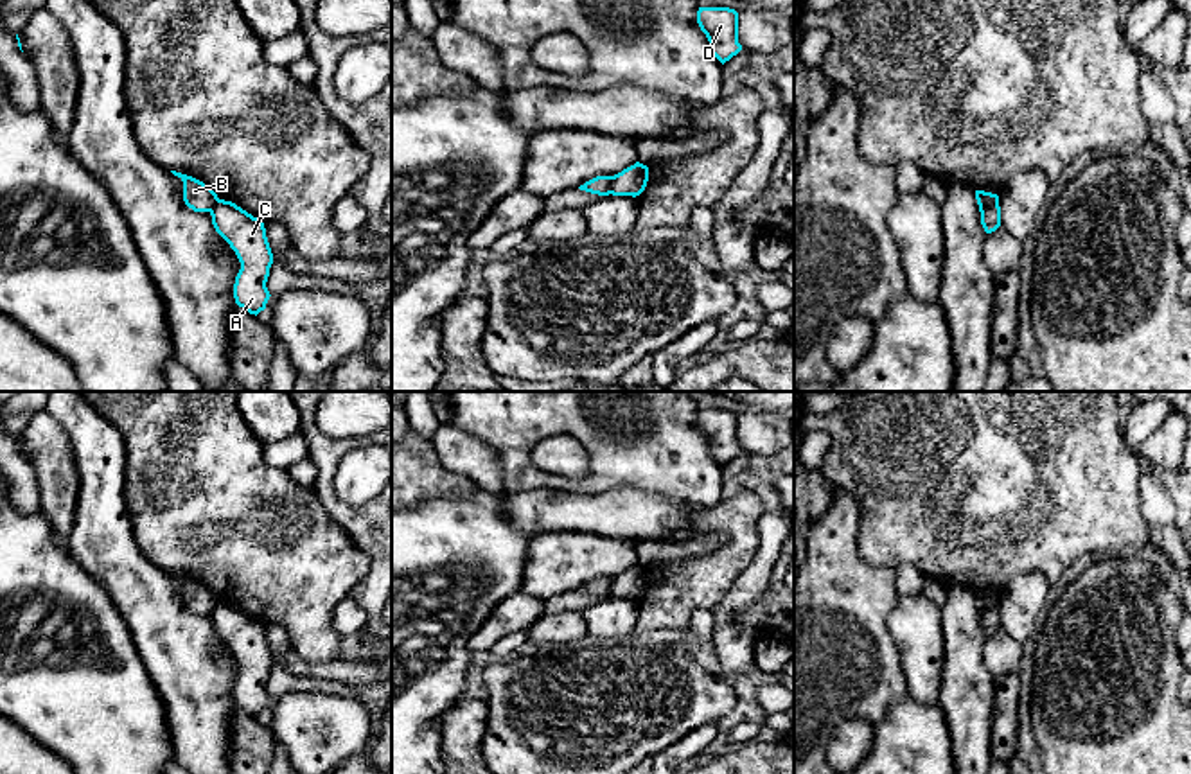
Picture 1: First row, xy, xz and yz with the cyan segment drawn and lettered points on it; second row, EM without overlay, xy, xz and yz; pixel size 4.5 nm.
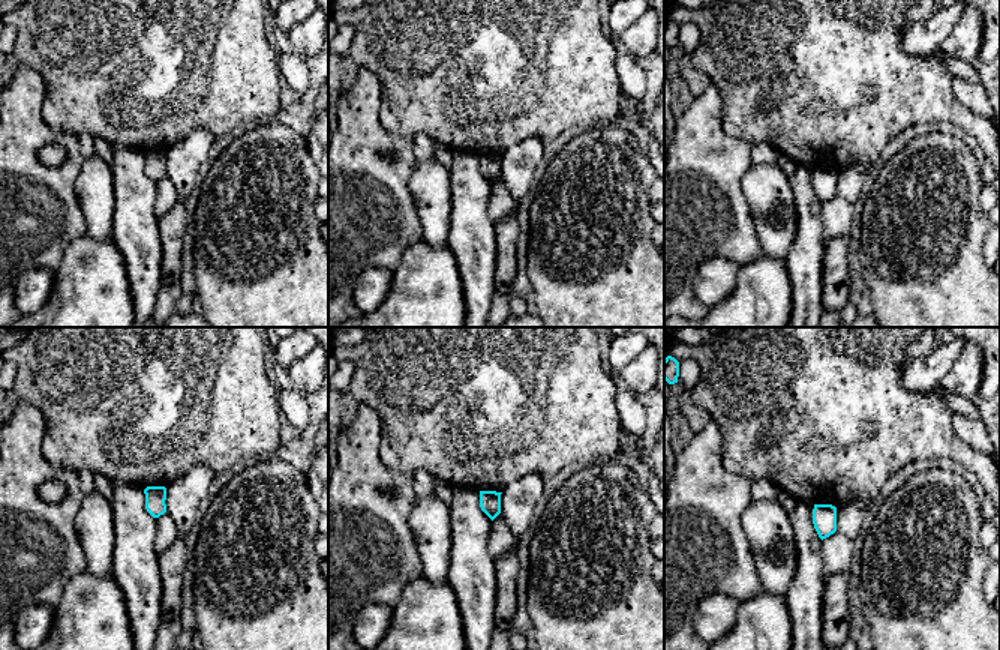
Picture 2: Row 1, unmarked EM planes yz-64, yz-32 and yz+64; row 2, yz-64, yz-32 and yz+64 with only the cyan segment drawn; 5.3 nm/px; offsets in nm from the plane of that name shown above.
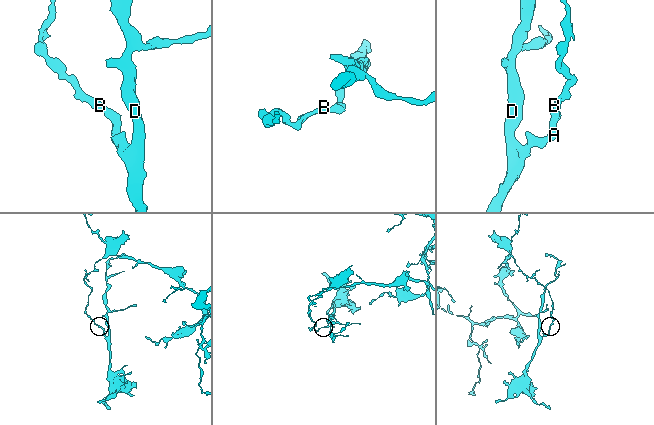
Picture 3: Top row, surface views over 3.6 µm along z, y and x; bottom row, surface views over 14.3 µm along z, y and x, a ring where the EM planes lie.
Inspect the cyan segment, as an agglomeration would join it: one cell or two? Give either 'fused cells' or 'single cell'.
fused cells

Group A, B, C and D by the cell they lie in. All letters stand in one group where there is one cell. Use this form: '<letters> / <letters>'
A C D / B

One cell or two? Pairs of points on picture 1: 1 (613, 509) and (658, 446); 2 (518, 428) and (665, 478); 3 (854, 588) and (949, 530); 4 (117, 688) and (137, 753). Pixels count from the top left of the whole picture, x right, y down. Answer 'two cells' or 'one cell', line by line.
1: two cells
2: one cell
3: two cells
4: one cell

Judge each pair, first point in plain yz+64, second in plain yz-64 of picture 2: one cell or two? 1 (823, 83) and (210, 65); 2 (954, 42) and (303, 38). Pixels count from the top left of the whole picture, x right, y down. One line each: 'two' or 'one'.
1: one
2: one

